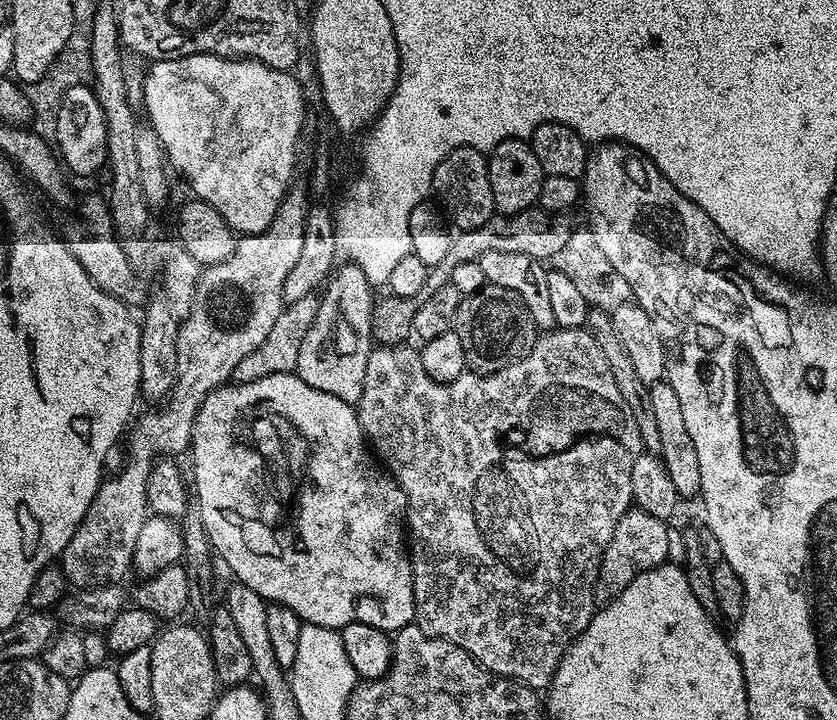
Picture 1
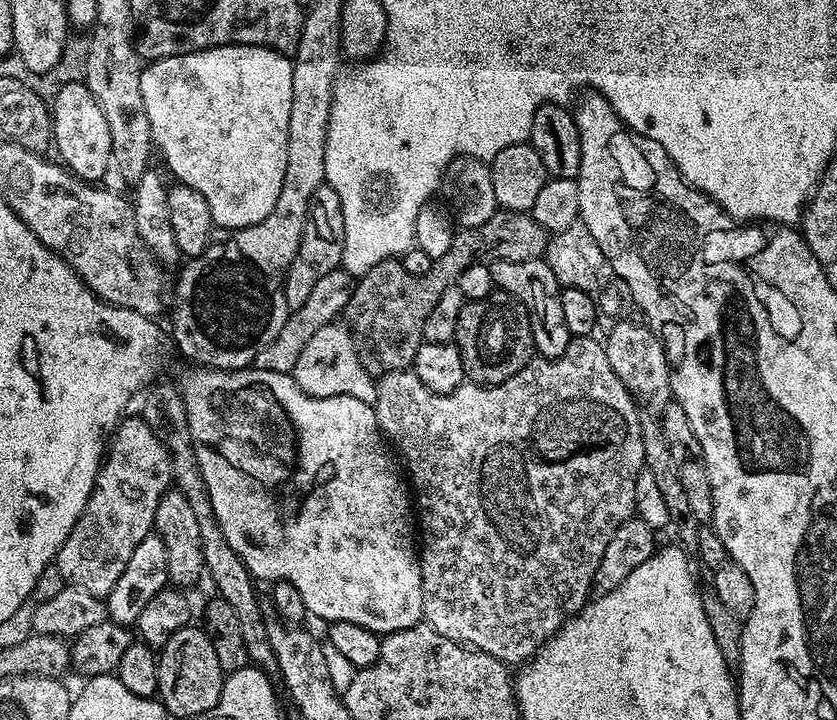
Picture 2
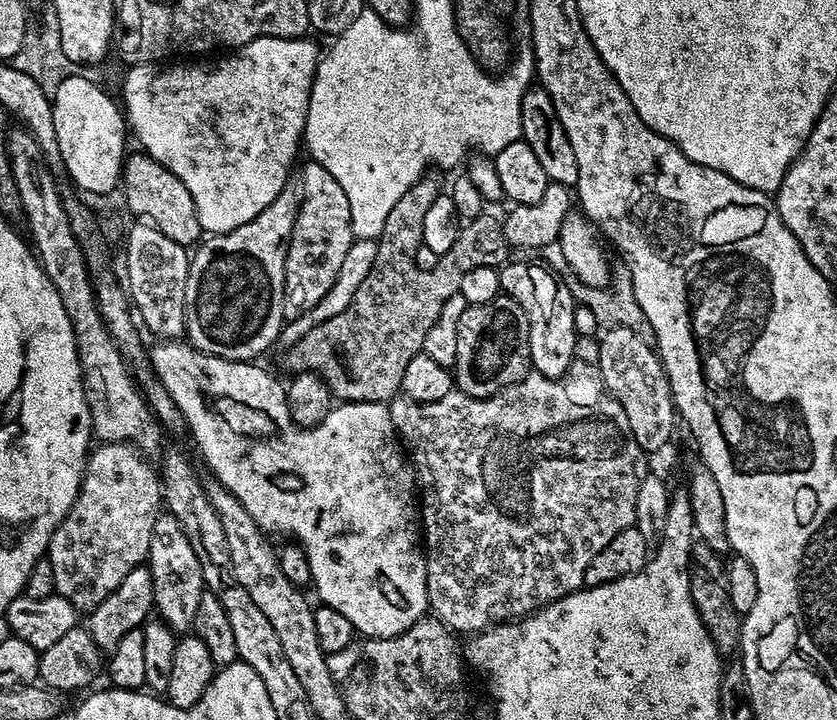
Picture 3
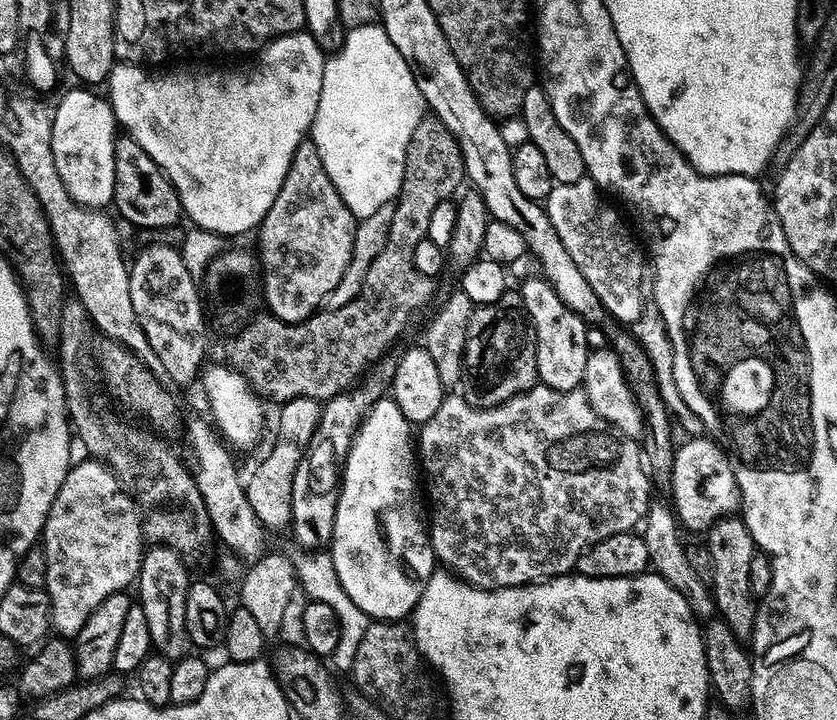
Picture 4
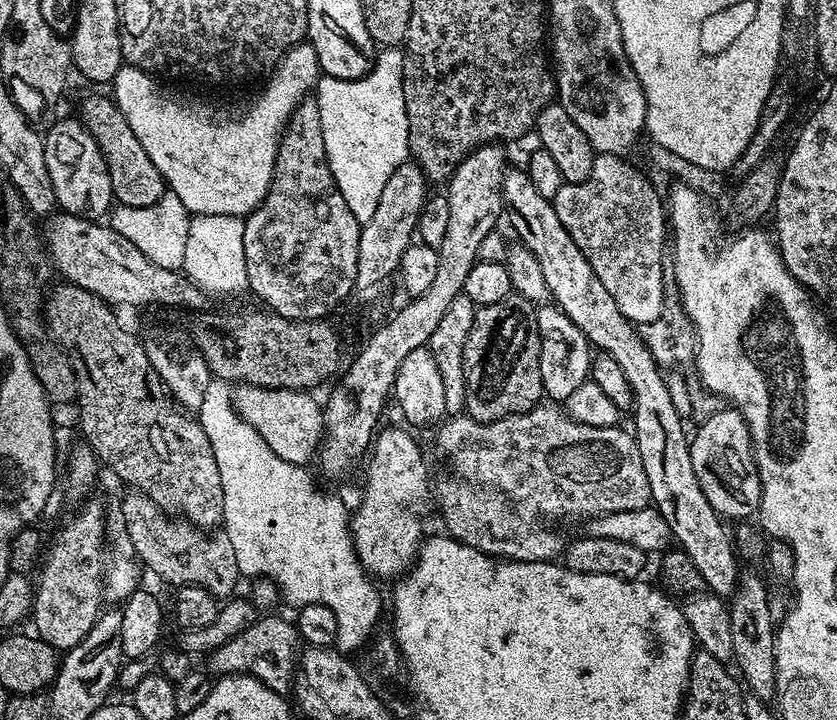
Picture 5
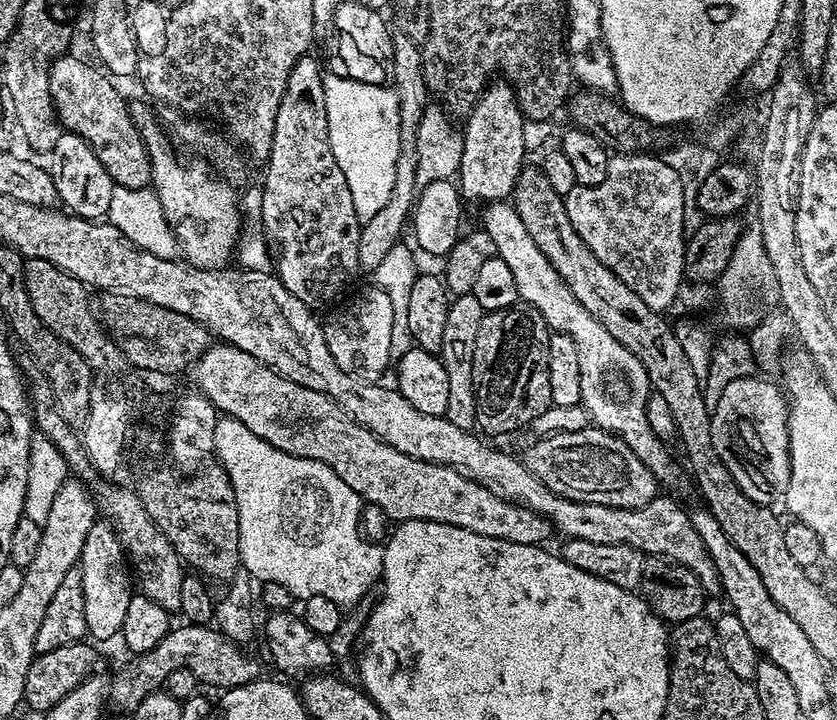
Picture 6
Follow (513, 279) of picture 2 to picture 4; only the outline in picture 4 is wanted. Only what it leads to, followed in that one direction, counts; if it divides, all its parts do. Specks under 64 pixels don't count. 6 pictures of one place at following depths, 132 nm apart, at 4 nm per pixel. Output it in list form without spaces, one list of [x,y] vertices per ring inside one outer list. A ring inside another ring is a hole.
[[[524,280],[518,285],[520,300],[524,303],[524,314],[532,325],[536,336],[536,374],[539,383],[559,392],[575,392],[583,385],[586,358],[589,349],[586,344],[586,330],[589,325],[554,290],[549,280]]]

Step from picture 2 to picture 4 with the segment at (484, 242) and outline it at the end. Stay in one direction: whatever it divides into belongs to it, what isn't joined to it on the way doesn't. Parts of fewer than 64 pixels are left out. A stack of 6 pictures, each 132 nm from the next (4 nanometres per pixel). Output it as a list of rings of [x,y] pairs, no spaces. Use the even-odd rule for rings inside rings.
[[[435,118],[420,119],[406,146],[404,177],[400,180],[400,193],[392,204],[386,246],[380,251],[370,270],[366,270],[366,278],[362,278],[362,290],[358,290],[356,297],[346,302],[346,306],[317,310],[313,316],[308,316],[297,324],[287,324],[271,314],[253,315],[228,344],[228,367],[244,376],[253,391],[265,401],[283,402],[290,398],[314,398],[323,402],[347,392],[369,369],[389,355],[388,347],[407,330],[408,323],[431,302],[437,281],[422,274],[414,266],[414,249],[418,247],[418,242],[427,237],[430,214],[434,214],[434,206],[438,206],[438,202],[443,200],[452,200],[457,195],[456,187],[459,186],[460,180],[462,184],[464,179],[464,163],[456,139],[446,130],[442,121]]]

